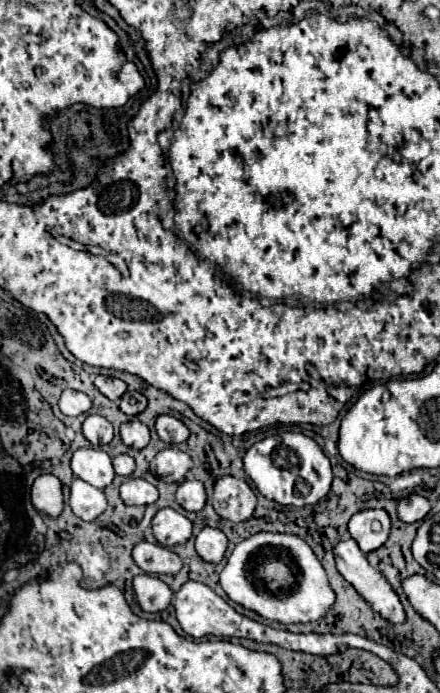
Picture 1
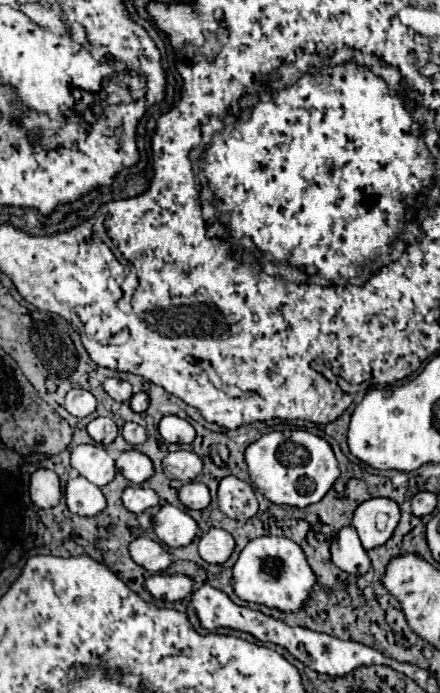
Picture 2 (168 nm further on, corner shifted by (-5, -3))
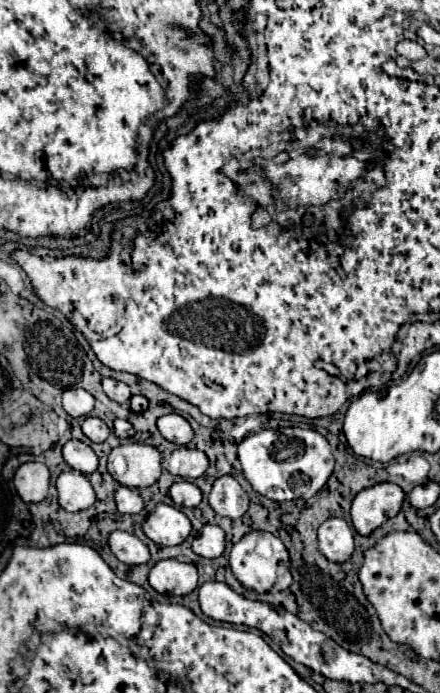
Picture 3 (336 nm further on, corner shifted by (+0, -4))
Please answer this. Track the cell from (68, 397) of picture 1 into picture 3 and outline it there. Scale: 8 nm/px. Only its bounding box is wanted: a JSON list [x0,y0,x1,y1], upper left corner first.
[63,389,95,417]

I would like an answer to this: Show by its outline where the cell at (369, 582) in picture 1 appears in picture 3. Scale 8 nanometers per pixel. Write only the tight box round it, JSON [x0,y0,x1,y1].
[319,517,355,563]

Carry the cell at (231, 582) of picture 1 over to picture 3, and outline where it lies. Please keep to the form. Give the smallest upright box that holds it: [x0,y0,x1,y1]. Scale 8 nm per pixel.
[231,531,293,593]

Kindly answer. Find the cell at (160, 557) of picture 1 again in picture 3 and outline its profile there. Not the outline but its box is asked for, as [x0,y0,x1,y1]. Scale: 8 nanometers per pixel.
[109,531,149,565]

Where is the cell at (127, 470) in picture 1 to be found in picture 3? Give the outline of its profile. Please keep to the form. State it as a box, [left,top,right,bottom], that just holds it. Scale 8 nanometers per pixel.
[107,443,161,489]

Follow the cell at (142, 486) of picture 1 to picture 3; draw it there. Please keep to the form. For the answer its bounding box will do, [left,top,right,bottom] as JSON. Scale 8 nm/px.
[115,485,143,515]

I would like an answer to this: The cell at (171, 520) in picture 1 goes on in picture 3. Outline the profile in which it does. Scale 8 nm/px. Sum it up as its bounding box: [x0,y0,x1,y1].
[143,503,191,545]

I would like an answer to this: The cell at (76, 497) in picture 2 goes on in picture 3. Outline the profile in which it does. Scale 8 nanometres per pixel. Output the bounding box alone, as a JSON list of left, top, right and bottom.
[57,471,95,511]

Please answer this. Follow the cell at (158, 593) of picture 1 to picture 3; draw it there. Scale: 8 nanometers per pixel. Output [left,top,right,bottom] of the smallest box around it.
[149,559,197,595]

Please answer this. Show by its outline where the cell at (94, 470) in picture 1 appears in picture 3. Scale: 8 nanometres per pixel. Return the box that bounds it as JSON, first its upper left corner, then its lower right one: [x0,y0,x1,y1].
[63,439,99,475]

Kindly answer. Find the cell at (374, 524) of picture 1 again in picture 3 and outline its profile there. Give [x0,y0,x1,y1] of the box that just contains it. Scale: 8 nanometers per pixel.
[351,483,405,535]

